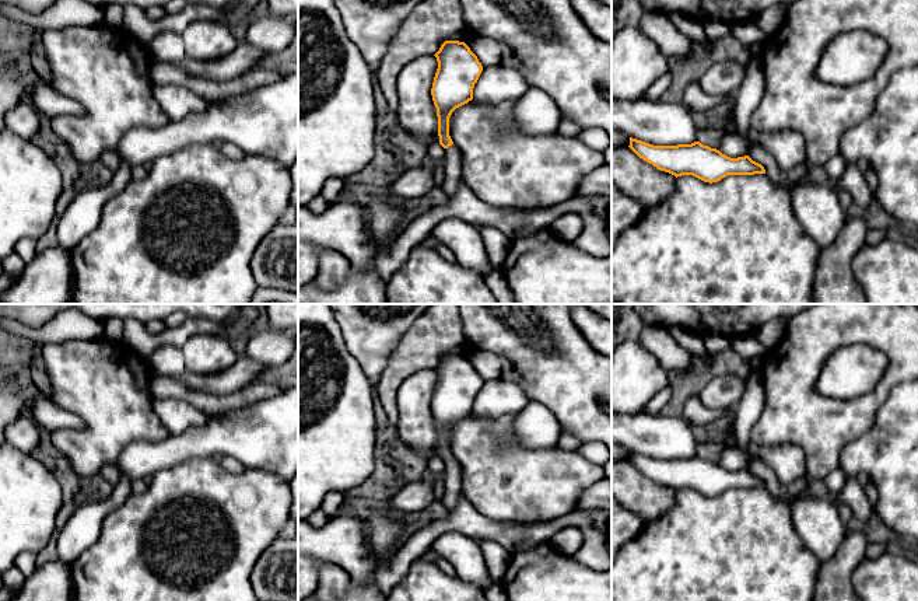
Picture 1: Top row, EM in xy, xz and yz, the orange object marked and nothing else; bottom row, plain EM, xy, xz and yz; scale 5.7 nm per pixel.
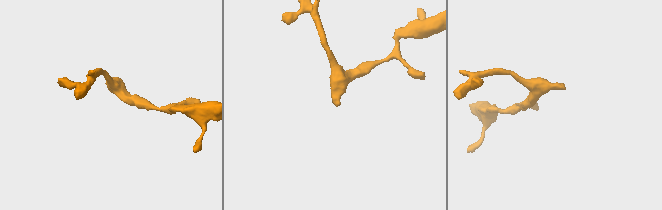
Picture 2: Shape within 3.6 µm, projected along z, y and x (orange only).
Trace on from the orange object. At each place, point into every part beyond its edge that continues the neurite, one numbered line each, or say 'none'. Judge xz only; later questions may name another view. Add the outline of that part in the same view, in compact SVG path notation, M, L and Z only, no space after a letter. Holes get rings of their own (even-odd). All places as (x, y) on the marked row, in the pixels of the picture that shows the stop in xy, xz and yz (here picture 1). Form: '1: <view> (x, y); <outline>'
1: xz (451, 174); M455 144L444 148L445 154L442 157L442 171L438 181L439 188L452 198L460 185L462 179L462 158L458 147Z

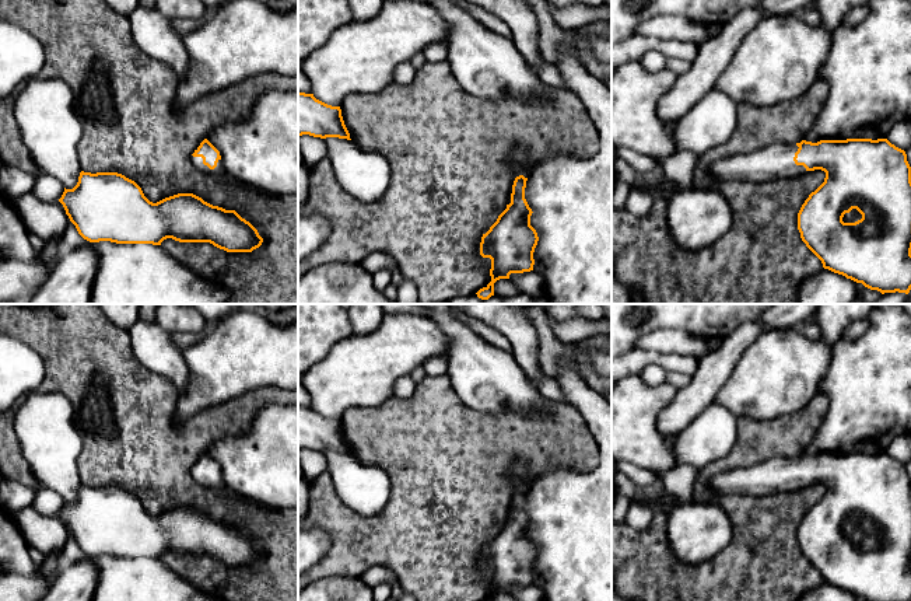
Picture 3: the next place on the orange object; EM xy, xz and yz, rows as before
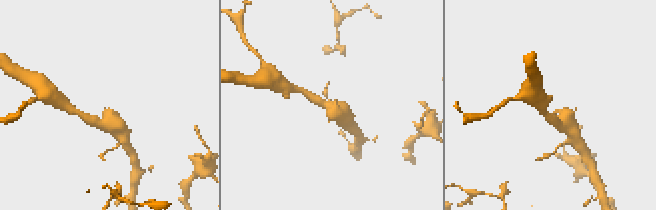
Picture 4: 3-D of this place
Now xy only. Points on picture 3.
1: xy (198, 161); M192 156L190 158L192 158L192 164L193 164L197 170L200 170L200 171L203 171L203 172L206 172L206 174L210 174L210 175L224 174L224 172L223 172L223 167L221 167L221 160L218 160L217 167L216 167L214 170L210 170L207 165L203 164L203 158L202 158L202 157L193 157L193 156Z

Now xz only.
1: xz (518, 157); M518 147L511 153L511 167L515 178L519 175L523 175L525 178L529 177L530 170L526 165L526 156L528 150L523 147Z

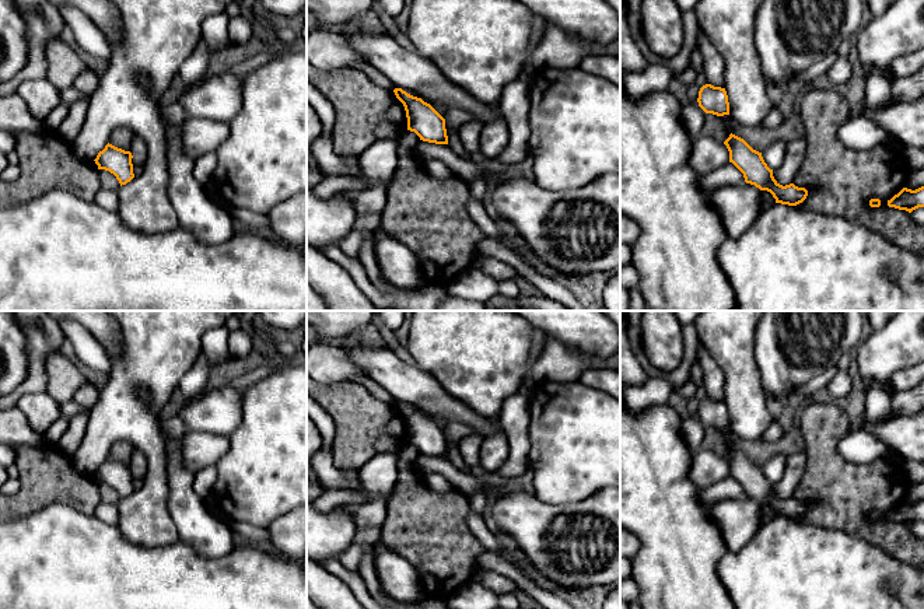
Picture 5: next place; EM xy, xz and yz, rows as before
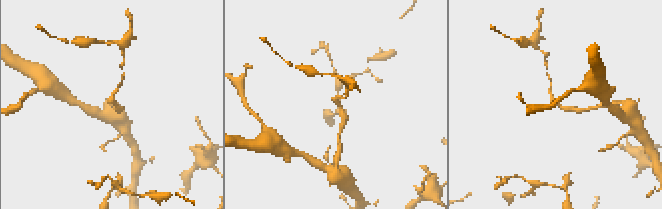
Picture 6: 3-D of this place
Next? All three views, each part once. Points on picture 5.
none

